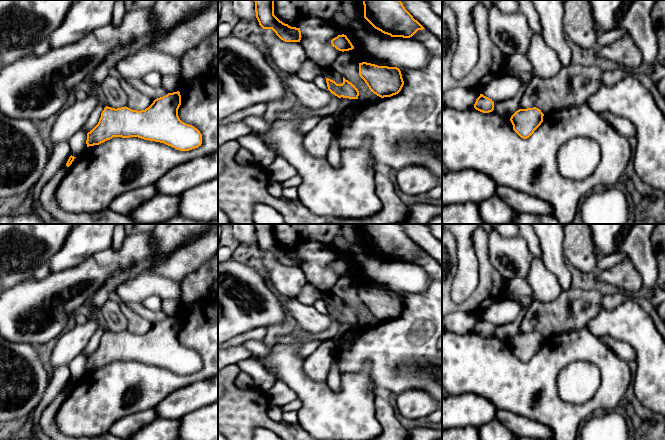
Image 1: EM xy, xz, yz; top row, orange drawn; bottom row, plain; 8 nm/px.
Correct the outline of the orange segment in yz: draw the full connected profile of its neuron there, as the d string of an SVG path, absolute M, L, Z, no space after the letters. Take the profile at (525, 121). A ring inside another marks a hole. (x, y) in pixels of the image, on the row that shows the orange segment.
M533 107L517 110L510 118L513 130L523 139L529 138L543 122L544 114Z

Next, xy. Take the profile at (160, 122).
M180 92L168 93L157 98L145 110L137 111L128 107L111 108L106 106L101 113L98 124L87 133L87 147L99 145L113 137L138 137L144 140L164 143L180 151L189 151L202 144L202 134L192 125L182 122L178 116L181 105Z

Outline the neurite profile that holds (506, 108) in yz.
M522 87L515 97L494 103L494 111L503 117L510 119L511 116L519 110L519 104L524 90L524 87Z

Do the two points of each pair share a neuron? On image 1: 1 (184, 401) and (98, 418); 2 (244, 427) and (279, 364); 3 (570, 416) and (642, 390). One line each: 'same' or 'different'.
1: different
2: different
3: different

